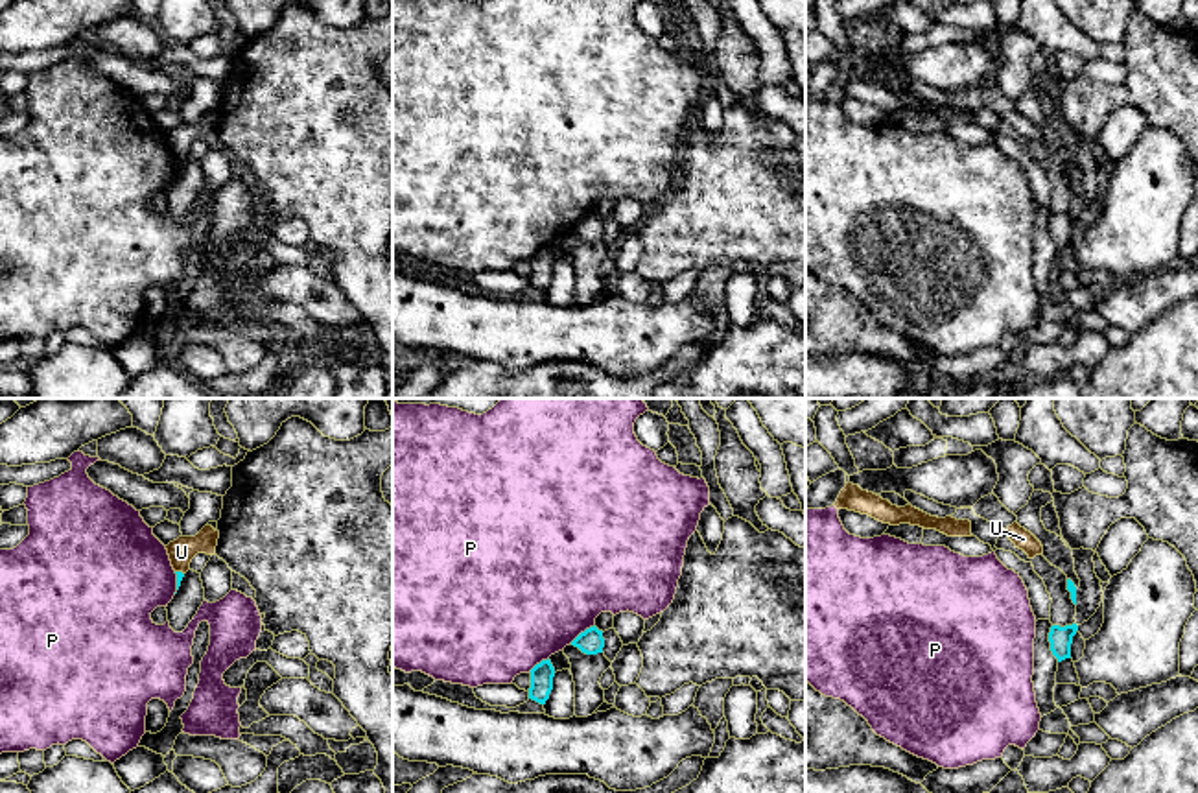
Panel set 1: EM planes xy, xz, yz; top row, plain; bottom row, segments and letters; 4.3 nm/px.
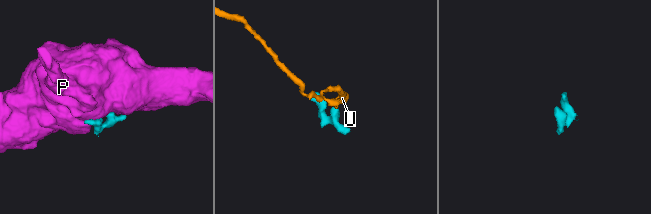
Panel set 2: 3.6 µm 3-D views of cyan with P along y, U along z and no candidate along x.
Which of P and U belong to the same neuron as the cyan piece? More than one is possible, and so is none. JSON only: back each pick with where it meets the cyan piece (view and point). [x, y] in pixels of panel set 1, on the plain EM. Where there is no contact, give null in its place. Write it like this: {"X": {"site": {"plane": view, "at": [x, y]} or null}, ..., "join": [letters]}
{"join": []}

